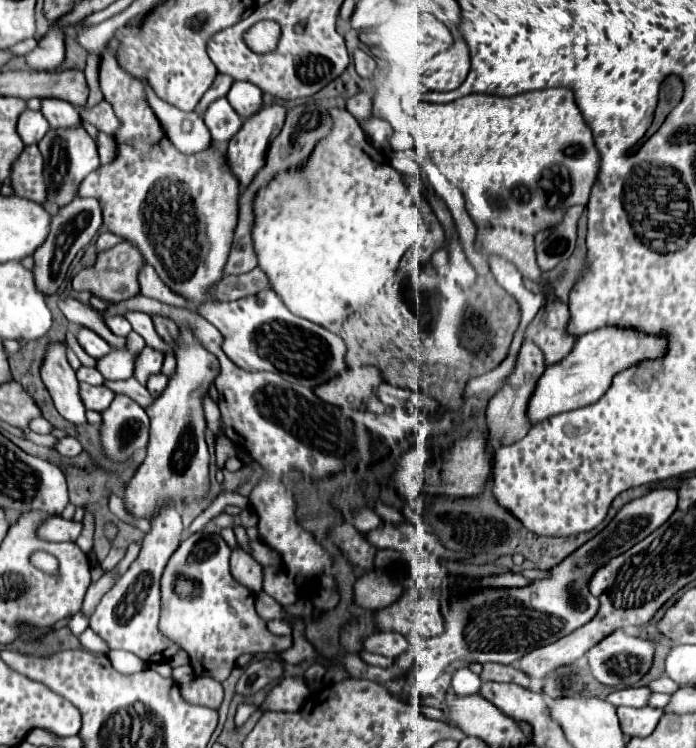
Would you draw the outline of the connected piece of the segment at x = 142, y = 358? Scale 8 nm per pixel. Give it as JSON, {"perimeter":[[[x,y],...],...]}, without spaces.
{"perimeter":[[[145,347],[145,349],[139,353],[137,361],[135,361],[135,373],[133,373],[133,377],[135,377],[141,385],[145,385],[149,375],[157,374],[161,371],[163,360],[164,356],[161,351],[155,351],[155,349],[151,349],[151,347]]]}

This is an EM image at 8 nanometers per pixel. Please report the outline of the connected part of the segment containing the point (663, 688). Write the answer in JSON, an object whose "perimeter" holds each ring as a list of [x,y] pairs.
{"perimeter":[[[661,677],[661,679],[653,681],[653,683],[649,683],[649,689],[659,691],[659,693],[675,693],[679,689],[679,685],[675,681],[671,681],[669,677]]]}

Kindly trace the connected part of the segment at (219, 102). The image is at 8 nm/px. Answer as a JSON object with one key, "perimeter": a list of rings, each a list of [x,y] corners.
{"perimeter":[[[225,97],[215,99],[207,111],[205,111],[205,125],[211,131],[213,141],[221,143],[221,141],[229,141],[243,125],[241,117],[237,115],[237,111],[229,105],[229,101]]]}

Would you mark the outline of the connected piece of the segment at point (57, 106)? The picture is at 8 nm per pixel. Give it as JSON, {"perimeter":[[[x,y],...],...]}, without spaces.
{"perimeter":[[[43,99],[41,101],[41,113],[49,121],[51,129],[73,127],[73,125],[81,123],[77,107],[73,107],[71,103],[67,103],[63,99]]]}

